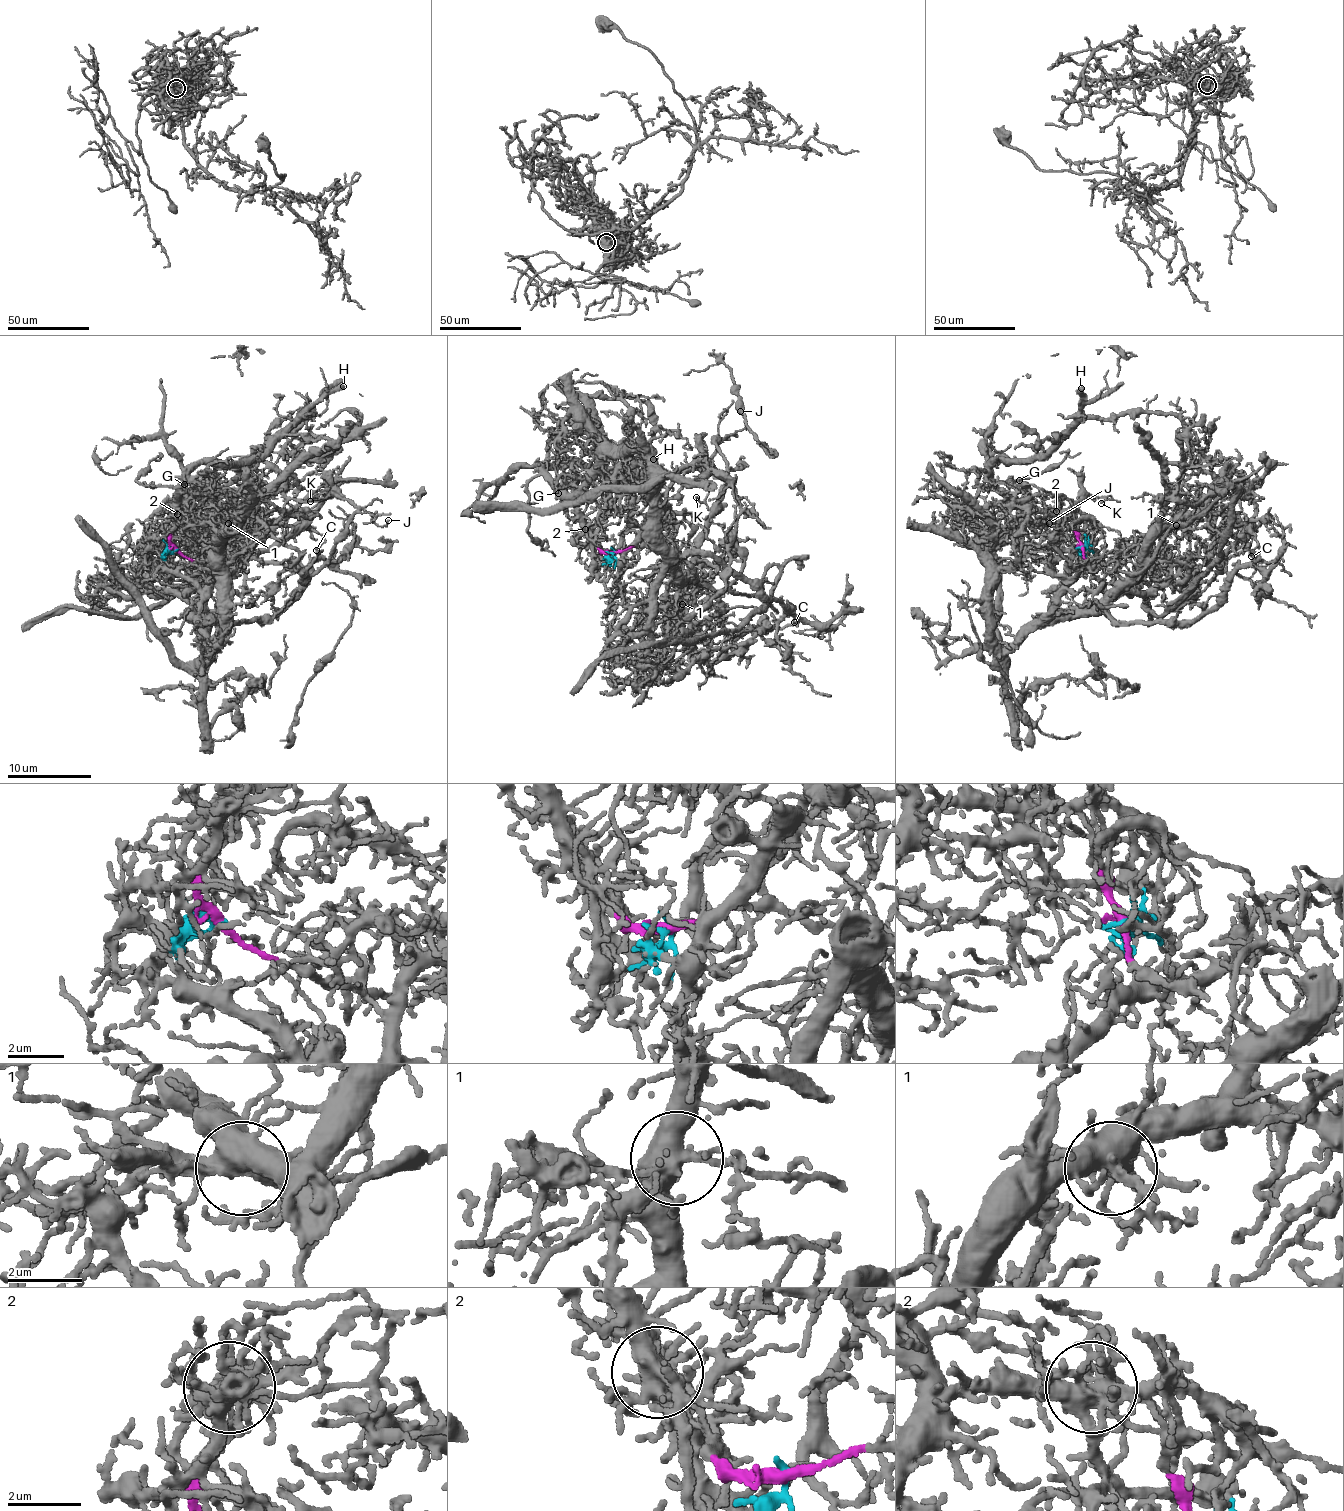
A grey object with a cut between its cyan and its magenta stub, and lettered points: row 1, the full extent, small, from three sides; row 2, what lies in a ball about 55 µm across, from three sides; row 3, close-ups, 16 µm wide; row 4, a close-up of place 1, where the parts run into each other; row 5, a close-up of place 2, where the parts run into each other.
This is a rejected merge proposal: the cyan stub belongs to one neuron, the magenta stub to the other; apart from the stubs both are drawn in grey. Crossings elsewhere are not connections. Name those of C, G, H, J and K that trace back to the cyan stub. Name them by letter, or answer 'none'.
C, G, H, J, K

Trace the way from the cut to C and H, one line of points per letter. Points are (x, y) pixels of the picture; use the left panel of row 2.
C: (177, 549), (166, 566), (193, 583), (201, 617), (240, 536), (215, 512), (309, 525), (316, 550)
H: (177, 549), (166, 528), (180, 515), (182, 478), (201, 463), (270, 454), (344, 386)

